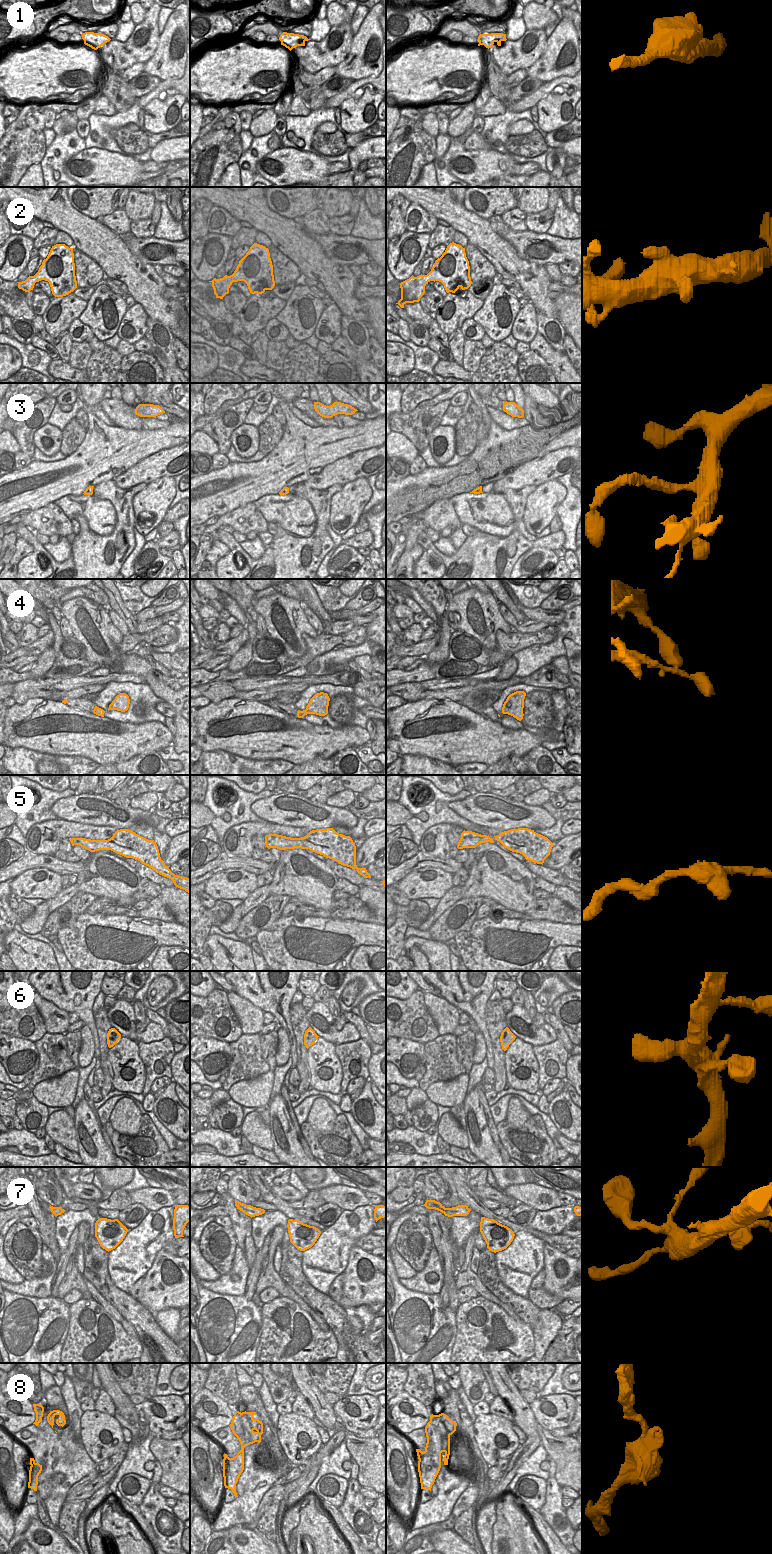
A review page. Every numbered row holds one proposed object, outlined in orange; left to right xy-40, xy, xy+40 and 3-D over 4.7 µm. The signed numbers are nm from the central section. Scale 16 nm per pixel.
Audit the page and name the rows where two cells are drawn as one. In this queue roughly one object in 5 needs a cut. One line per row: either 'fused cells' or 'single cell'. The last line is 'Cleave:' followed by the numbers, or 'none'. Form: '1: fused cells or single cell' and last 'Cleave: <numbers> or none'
1: single cell
2: single cell
3: fused cells
4: single cell
5: single cell
6: single cell
7: single cell
8: fused cells
Cleave: 3, 8

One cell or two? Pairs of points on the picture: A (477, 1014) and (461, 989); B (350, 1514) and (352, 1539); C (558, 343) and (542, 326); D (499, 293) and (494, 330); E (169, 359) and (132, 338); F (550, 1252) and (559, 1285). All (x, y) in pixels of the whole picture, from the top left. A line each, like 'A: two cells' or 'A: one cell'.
A: one cell
B: two cells
C: one cell
D: one cell
E: two cells
F: one cell

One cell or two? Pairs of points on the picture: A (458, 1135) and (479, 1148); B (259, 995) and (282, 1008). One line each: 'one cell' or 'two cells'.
A: two cells
B: one cell

